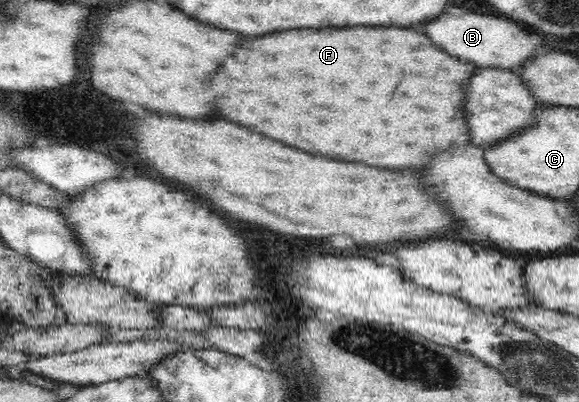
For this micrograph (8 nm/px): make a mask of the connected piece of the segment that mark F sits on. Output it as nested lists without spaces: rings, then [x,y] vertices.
[[[326,27],[326,29],[302,29],[302,31],[276,31],[270,35],[256,37],[252,41],[246,41],[246,47],[238,47],[232,53],[228,53],[228,59],[222,63],[220,69],[216,69],[208,81],[208,87],[216,93],[218,111],[224,119],[232,123],[240,123],[244,127],[250,127],[270,139],[278,139],[280,143],[286,143],[288,147],[310,151],[314,155],[328,155],[330,159],[346,159],[346,161],[360,161],[370,167],[410,167],[410,165],[422,165],[428,161],[426,155],[446,151],[450,147],[462,147],[470,145],[464,113],[462,113],[462,99],[464,99],[464,85],[472,77],[476,65],[458,61],[452,55],[442,53],[440,49],[430,43],[430,39],[418,31],[412,29],[398,29],[398,27]]]

